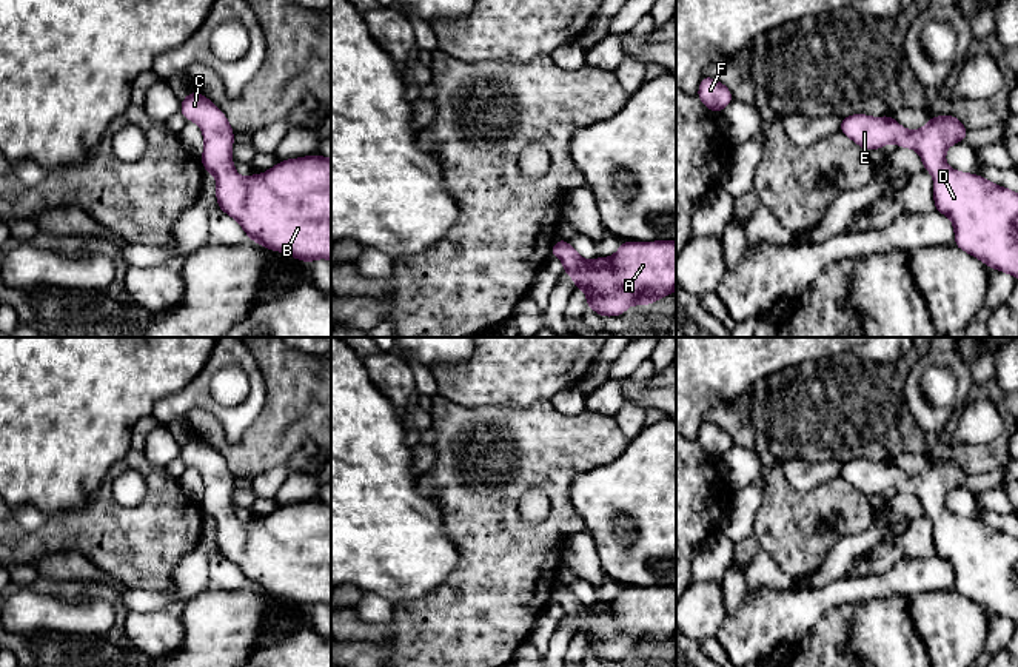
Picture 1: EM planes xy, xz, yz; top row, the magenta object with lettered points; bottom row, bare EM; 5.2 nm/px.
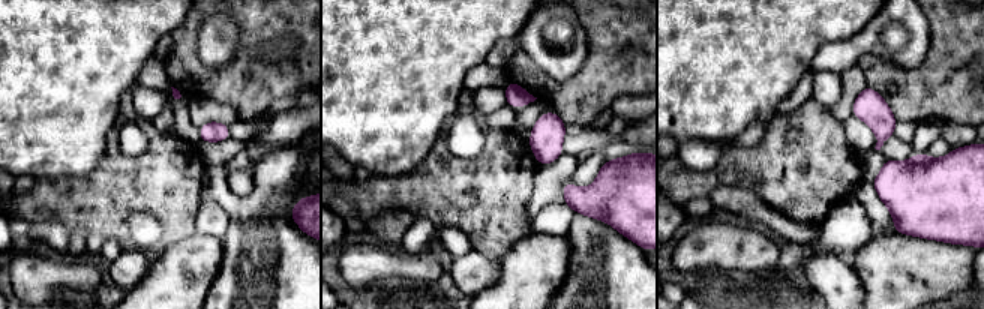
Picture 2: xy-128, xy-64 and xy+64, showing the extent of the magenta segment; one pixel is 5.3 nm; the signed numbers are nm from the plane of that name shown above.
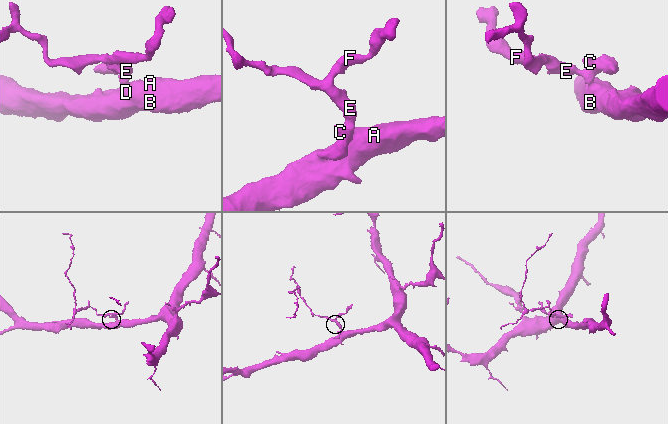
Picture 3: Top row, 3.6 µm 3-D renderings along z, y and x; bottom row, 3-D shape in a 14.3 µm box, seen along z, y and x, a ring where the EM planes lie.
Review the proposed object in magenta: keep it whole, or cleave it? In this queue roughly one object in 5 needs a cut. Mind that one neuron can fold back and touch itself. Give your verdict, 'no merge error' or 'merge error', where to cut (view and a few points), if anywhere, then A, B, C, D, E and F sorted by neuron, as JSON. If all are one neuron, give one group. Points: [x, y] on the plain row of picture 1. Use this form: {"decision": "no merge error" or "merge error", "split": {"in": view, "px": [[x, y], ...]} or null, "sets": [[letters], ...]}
{"decision": "no merge error", "split": null, "sets": [["A", "B", "C", "D", "E", "F"]]}

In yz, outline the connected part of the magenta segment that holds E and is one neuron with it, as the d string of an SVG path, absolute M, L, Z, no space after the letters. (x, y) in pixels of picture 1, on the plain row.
M858 458L842 462L839 476L866 496L881 494L890 487L899 493L913 493L921 501L923 513L933 521L935 556L950 562L956 593L1018 625L1018 538L946 510L947 493L964 487L969 476L956 461L930 462L924 473L910 476L893 461L870 462Z

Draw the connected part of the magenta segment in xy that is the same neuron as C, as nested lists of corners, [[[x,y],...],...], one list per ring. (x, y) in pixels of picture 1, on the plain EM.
[[[191,436],[180,447],[180,459],[200,471],[205,484],[200,507],[203,516],[216,521],[219,555],[243,573],[248,585],[306,608],[331,605],[331,504],[320,499],[285,504],[262,521],[253,516],[242,522],[234,514],[231,496],[236,478],[226,461],[199,436]]]

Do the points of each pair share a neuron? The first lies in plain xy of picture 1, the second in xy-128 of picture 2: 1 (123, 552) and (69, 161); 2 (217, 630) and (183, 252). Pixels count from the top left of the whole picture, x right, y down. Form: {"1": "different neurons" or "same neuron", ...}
{"1": "different neurons", "2": "same neuron"}

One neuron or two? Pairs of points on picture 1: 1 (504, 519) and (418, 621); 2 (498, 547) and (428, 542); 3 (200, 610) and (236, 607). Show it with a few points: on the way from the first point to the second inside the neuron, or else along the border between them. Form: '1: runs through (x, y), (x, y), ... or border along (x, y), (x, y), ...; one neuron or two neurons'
1: runs through (493, 547), (493, 555), (445, 603); one neuron
2: border along (441, 510), (456, 552), (456, 567), (447, 579); two neurons
3: runs through (210, 610), (227, 610); one neuron

